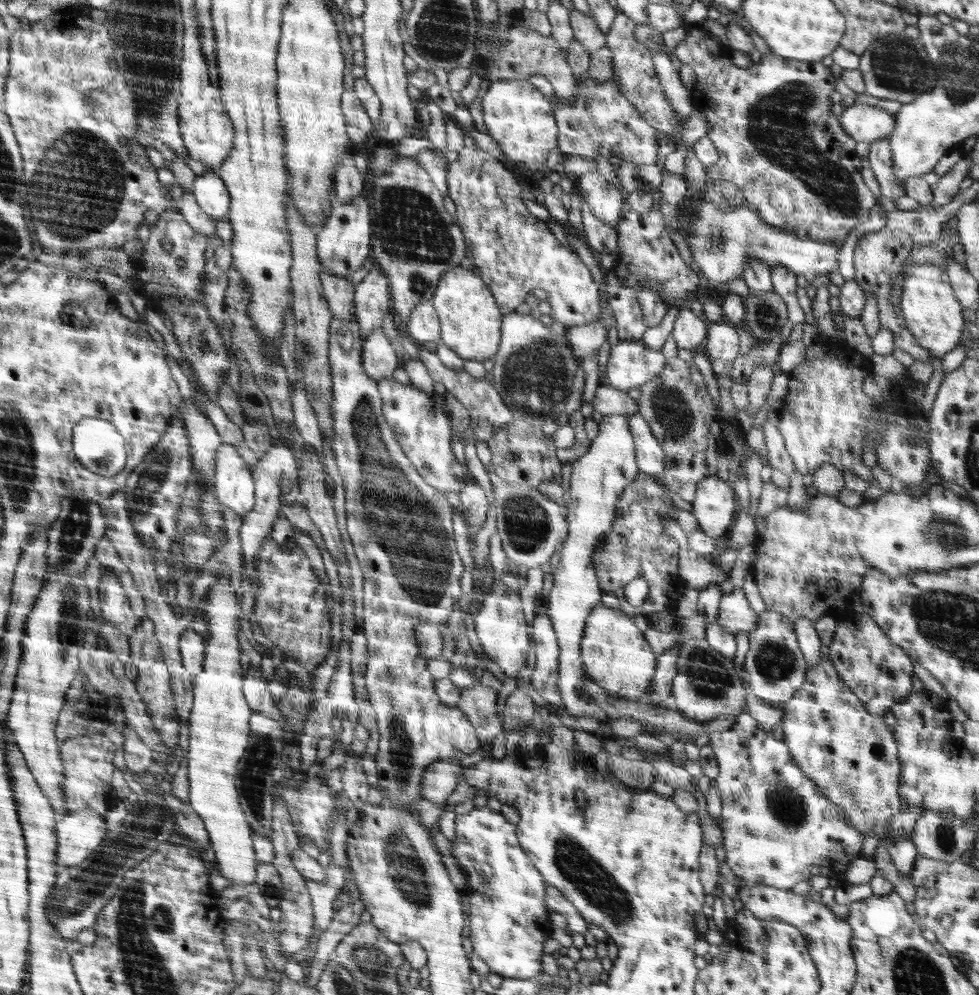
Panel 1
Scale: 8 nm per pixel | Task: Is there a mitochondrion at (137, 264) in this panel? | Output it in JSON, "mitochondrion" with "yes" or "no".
{"mitochondrion":"no"}

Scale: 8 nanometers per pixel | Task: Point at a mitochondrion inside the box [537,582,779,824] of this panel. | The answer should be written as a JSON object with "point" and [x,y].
{"point":[709,678]}

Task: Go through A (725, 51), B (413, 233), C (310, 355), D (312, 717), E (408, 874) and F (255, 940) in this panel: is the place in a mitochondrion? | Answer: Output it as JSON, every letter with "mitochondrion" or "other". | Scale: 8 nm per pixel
{"A":"other","B":"mitochondrion","C":"mitochondrion","D":"other","E":"mitochondrion","F":"other"}

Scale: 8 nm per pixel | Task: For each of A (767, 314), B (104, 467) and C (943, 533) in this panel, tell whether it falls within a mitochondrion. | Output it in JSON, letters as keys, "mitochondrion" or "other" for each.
{"A":"mitochondrion","B":"mitochondrion","C":"mitochondrion"}

